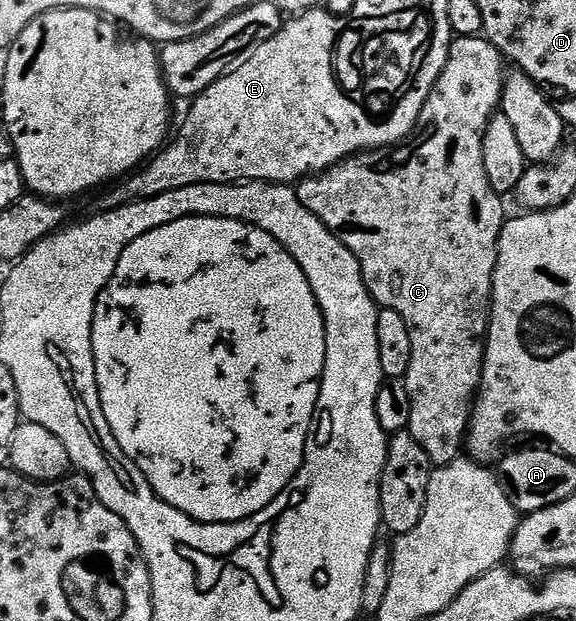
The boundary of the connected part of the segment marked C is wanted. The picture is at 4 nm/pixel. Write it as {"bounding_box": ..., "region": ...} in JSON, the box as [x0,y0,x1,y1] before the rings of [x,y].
{"bounding_box":[295,37,506,467],"region":[[[456,37],[446,59],[446,67],[442,67],[442,75],[438,75],[438,83],[434,83],[434,91],[430,91],[411,137],[395,147],[365,151],[357,153],[355,157],[347,157],[332,169],[309,176],[295,186],[298,199],[302,199],[302,207],[318,215],[325,227],[331,233],[335,233],[337,239],[356,256],[362,267],[366,287],[376,300],[377,306],[398,311],[398,315],[406,319],[406,327],[410,327],[410,343],[414,346],[414,355],[406,378],[412,404],[407,432],[412,433],[414,439],[418,439],[418,443],[422,443],[422,451],[426,451],[426,455],[436,467],[448,465],[456,460],[465,448],[468,420],[472,417],[472,407],[476,394],[480,392],[480,380],[484,370],[484,346],[488,340],[488,323],[492,308],[492,276],[496,270],[496,252],[506,214],[504,205],[500,202],[503,201],[501,194],[496,193],[494,187],[490,187],[490,179],[486,179],[482,143],[490,119],[496,116],[502,105],[506,80],[504,65],[506,66],[505,58],[489,43],[487,37]]]}

